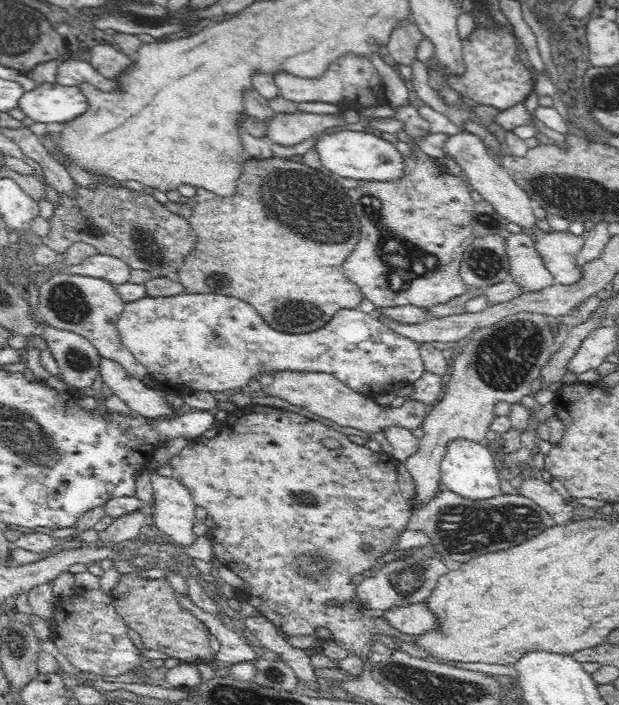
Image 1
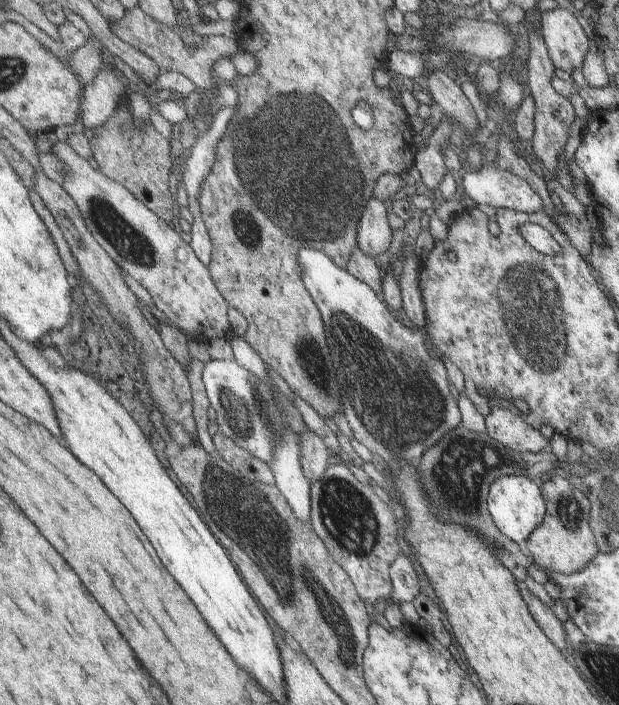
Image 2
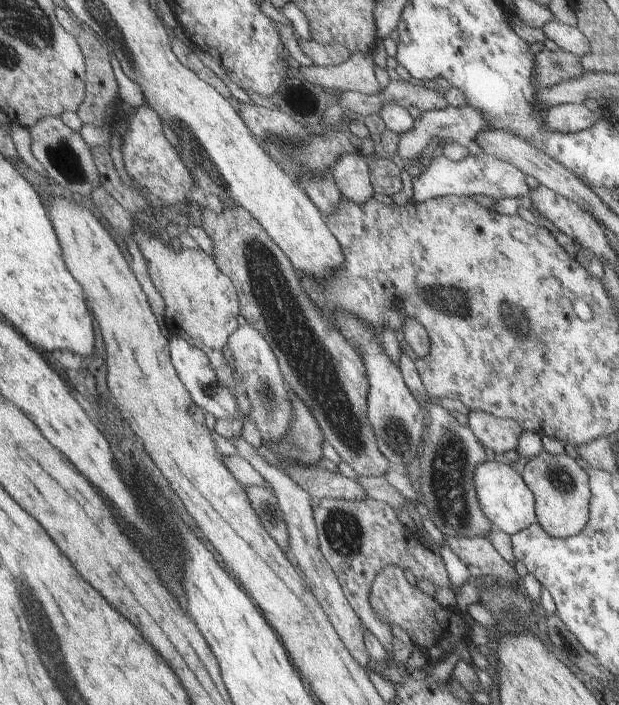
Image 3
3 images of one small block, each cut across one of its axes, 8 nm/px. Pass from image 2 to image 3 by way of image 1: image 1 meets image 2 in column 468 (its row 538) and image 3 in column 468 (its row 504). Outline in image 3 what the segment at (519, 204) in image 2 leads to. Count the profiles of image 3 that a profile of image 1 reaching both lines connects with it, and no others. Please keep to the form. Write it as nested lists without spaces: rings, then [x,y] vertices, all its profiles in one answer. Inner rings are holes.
[[[483,152],[467,155],[462,160],[453,162],[443,155],[433,157],[427,166],[421,167],[421,174],[418,178],[411,179],[413,187],[413,201],[422,203],[437,197],[464,196],[481,194],[496,200],[523,198],[530,192],[529,186],[525,183],[523,173],[514,166],[500,163],[498,159],[490,158]]]

